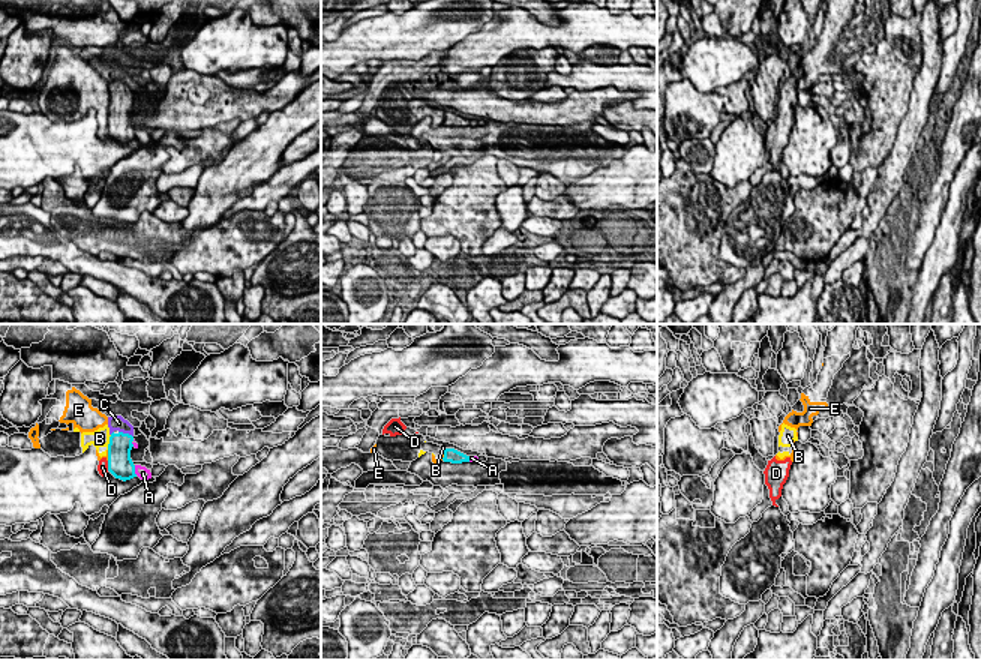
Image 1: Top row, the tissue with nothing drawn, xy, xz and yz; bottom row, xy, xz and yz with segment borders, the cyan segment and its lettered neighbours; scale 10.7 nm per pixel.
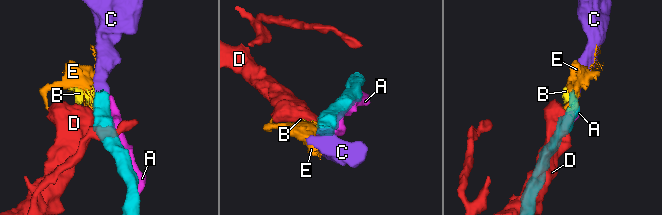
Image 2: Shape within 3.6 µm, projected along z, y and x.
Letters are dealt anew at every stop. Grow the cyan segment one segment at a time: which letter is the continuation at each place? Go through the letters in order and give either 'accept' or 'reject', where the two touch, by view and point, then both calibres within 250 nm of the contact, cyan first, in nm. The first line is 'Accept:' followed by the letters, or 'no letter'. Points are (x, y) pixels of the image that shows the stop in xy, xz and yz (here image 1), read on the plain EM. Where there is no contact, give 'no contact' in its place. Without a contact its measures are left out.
Accept: C
A: reject | xy (134, 134) | 280/140 nm
B: reject | xy (110, 107) | 260/190 nm
C: accept | xy (126, 98) | 260/160 nm
D: reject | xy (108, 129) | 280/120 nm
E: reject | xy (108, 119) | 280/50 nm

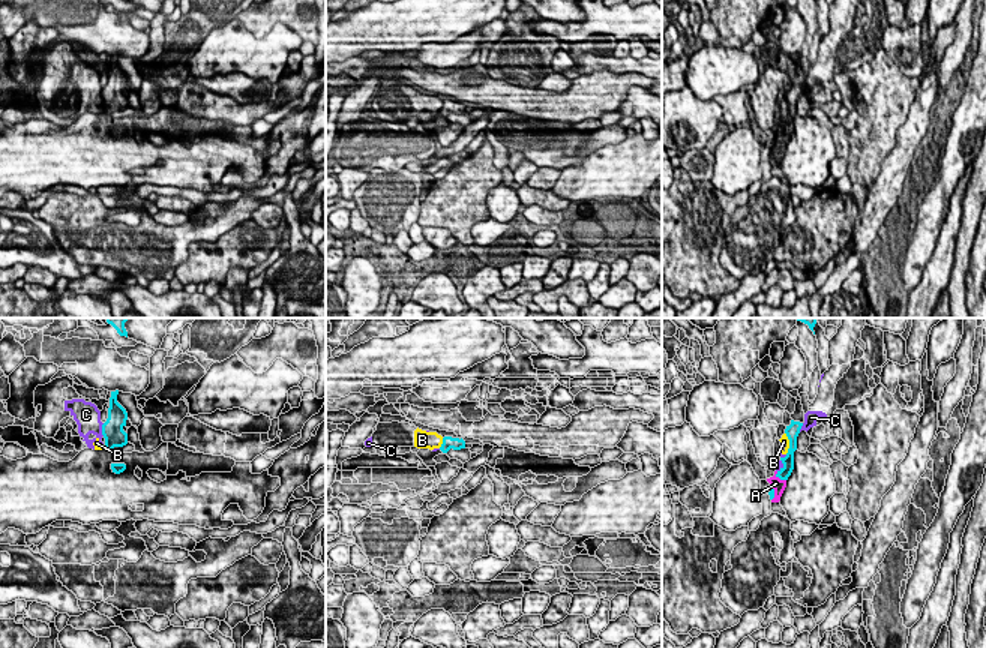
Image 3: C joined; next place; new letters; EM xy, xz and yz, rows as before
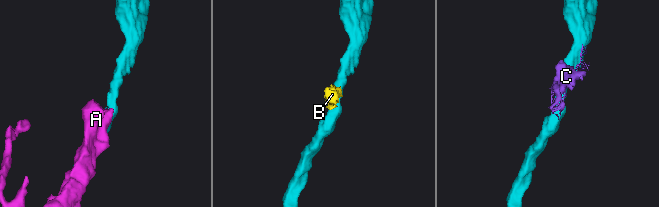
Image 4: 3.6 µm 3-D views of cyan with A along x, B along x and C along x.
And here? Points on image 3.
Accept: no letter
A: reject | yz (779, 141) | 130/140 nm
B: reject | yz (790, 107) | 140/100 nm
C: reject | xy (102, 93) | 240/280 nm

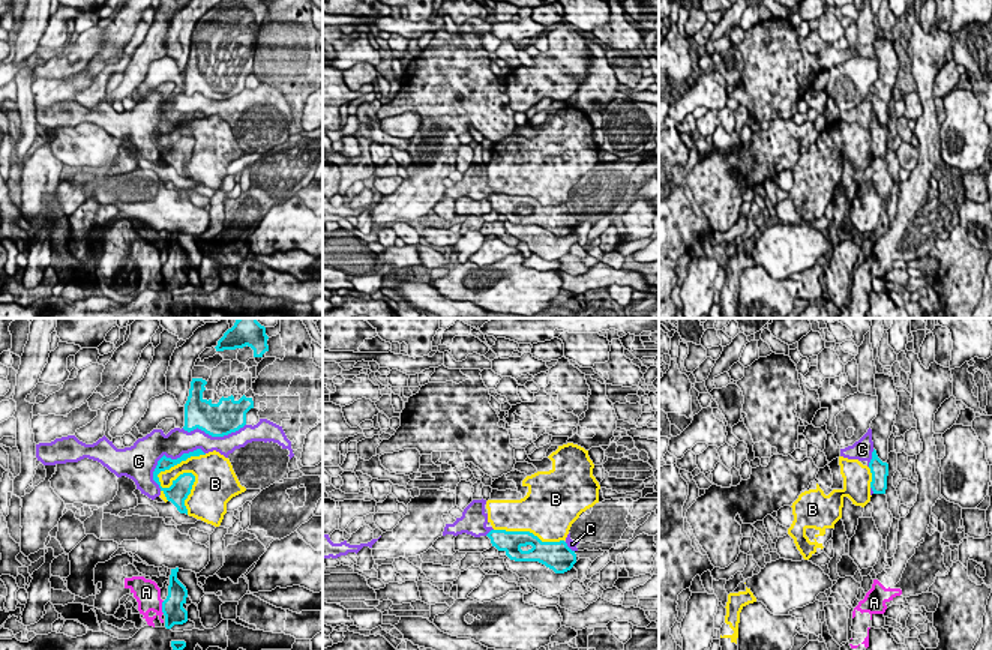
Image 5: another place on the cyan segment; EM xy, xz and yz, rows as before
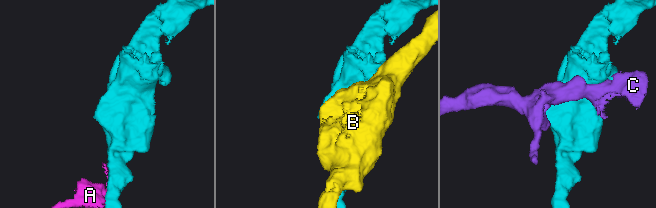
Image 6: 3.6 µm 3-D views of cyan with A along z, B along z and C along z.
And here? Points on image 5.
Accept: no letter
A: reject | xy (162, 270) | 240/280 nm
B: reject | xy (167, 152) | 220/160 nm
C: reject | xy (170, 122) | 140/300 nm

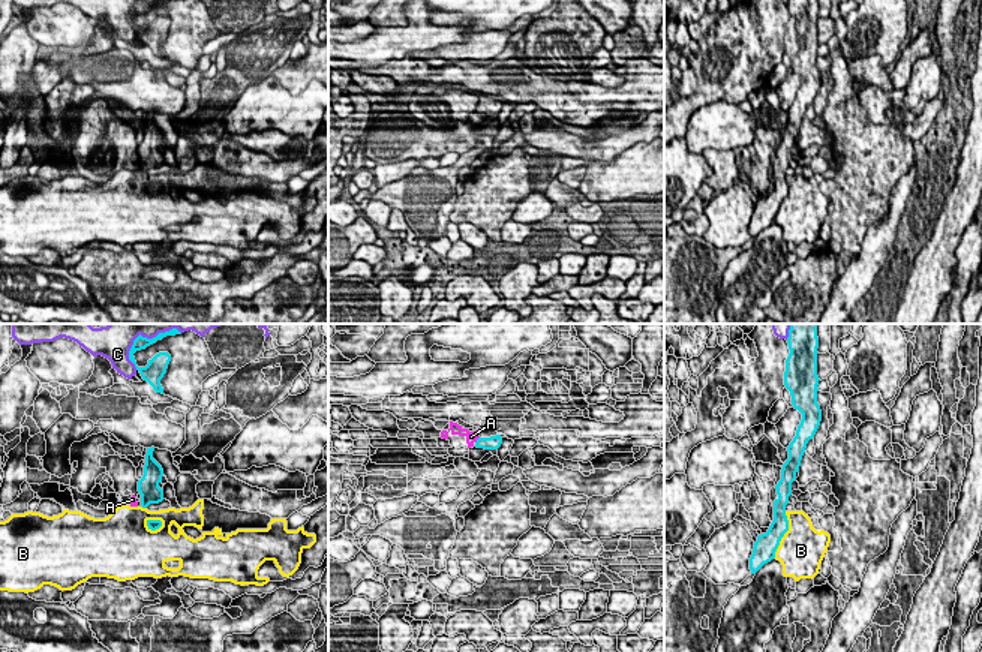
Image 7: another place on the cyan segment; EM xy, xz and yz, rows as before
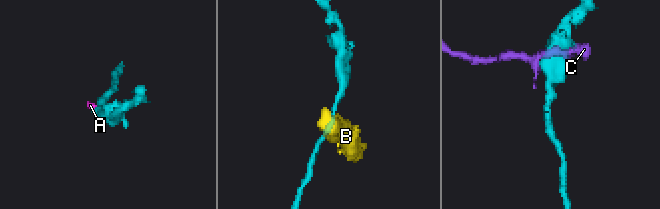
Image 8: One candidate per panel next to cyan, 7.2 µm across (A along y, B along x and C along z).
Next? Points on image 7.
Accept: no letter
A: reject | xz (477, 104) | 160/130 nm
B: reject | yz (784, 197) | 240/480 nm
C: reject | xy (129, 17) | 140/280 nm

